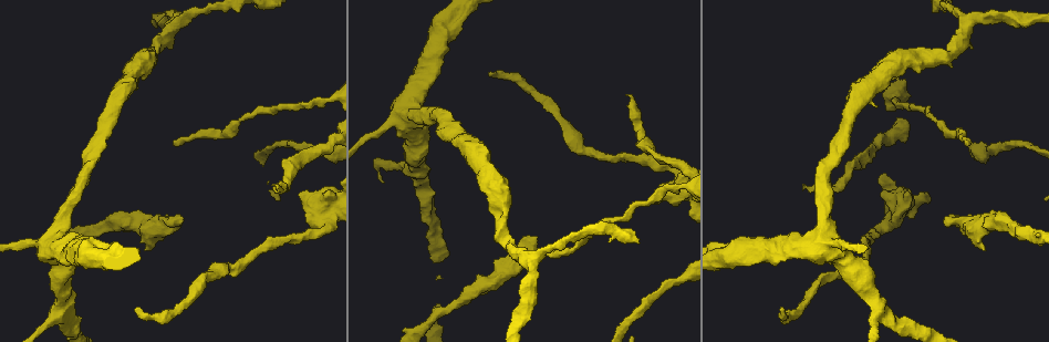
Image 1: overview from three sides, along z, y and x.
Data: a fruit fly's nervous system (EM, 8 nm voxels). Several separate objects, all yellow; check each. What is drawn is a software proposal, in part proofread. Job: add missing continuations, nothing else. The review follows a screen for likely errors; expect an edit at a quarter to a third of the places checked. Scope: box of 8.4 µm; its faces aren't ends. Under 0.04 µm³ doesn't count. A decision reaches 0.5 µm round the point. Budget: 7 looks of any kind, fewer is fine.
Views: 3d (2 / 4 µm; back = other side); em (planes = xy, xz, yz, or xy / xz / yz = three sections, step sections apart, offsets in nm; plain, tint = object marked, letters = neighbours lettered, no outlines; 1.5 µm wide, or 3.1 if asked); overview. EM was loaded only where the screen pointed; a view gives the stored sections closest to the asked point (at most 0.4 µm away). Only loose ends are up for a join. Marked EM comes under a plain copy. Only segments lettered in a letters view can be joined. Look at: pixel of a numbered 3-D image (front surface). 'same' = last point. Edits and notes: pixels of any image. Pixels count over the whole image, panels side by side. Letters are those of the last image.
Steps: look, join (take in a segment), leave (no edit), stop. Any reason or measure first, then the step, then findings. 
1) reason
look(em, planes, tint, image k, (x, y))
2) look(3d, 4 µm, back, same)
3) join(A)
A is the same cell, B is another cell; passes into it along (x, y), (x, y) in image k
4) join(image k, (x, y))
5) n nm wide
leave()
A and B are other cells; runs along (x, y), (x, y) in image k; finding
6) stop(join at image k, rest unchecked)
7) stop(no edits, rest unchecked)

free end
look(3d, 4 µm, image 1, (781, 307))

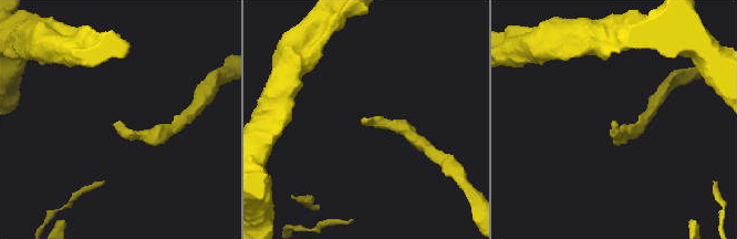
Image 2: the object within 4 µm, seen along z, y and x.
shape alone is not enough
look(em, yz, step 4, letters, image 2, (364, 119))

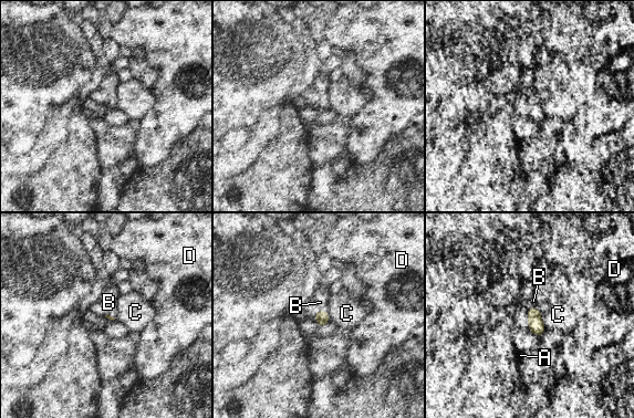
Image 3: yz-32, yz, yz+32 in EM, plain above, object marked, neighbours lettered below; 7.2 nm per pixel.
another direction
look(em, planes, letters, same)

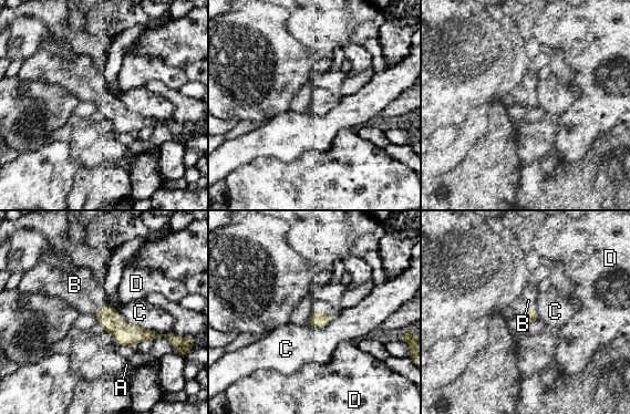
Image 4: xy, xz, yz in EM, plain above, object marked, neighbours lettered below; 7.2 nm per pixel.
100 nm wide
join(B)
B is the same cell, A, C and D are other cells; the neuron continues

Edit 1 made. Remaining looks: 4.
see it whole again
look(overview)

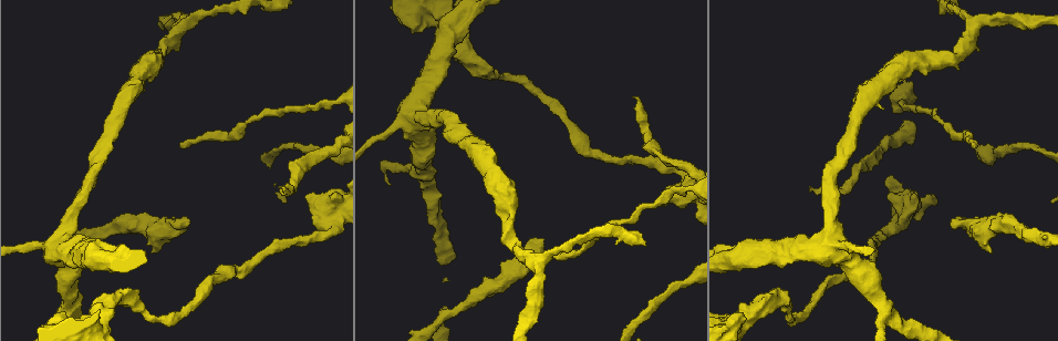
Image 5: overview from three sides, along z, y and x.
an open end
look(em, planes, tint, image 5, (952, 220))

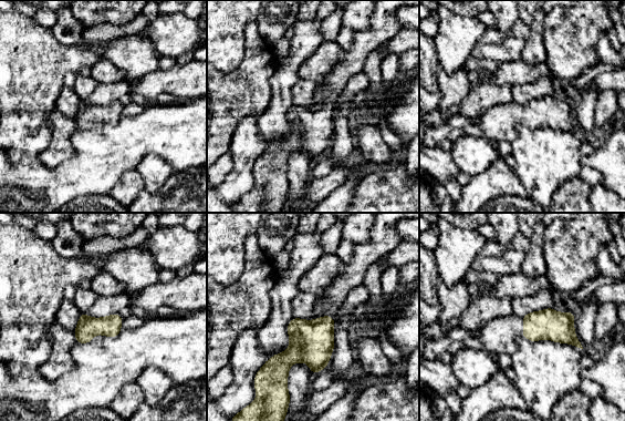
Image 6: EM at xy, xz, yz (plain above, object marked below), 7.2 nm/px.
look(em, planes, letters, same)

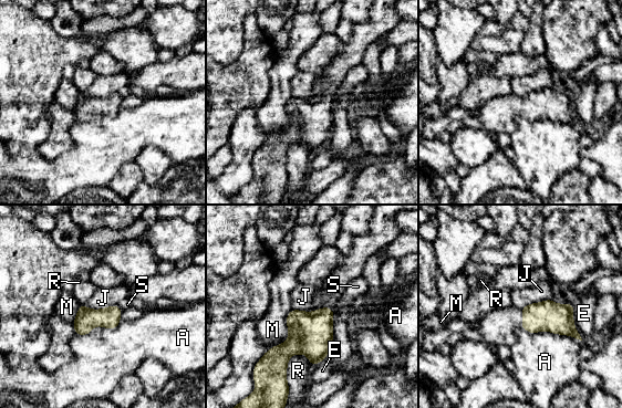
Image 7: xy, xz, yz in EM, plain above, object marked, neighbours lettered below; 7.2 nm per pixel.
A touches over 460 nm
leave()
A, E, J, M, R and S are other cells; border along (84, 304), (91, 309), (116, 305) in image 7; none of them fits

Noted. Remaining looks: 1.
stop(join at image 4, rest unchecked)

